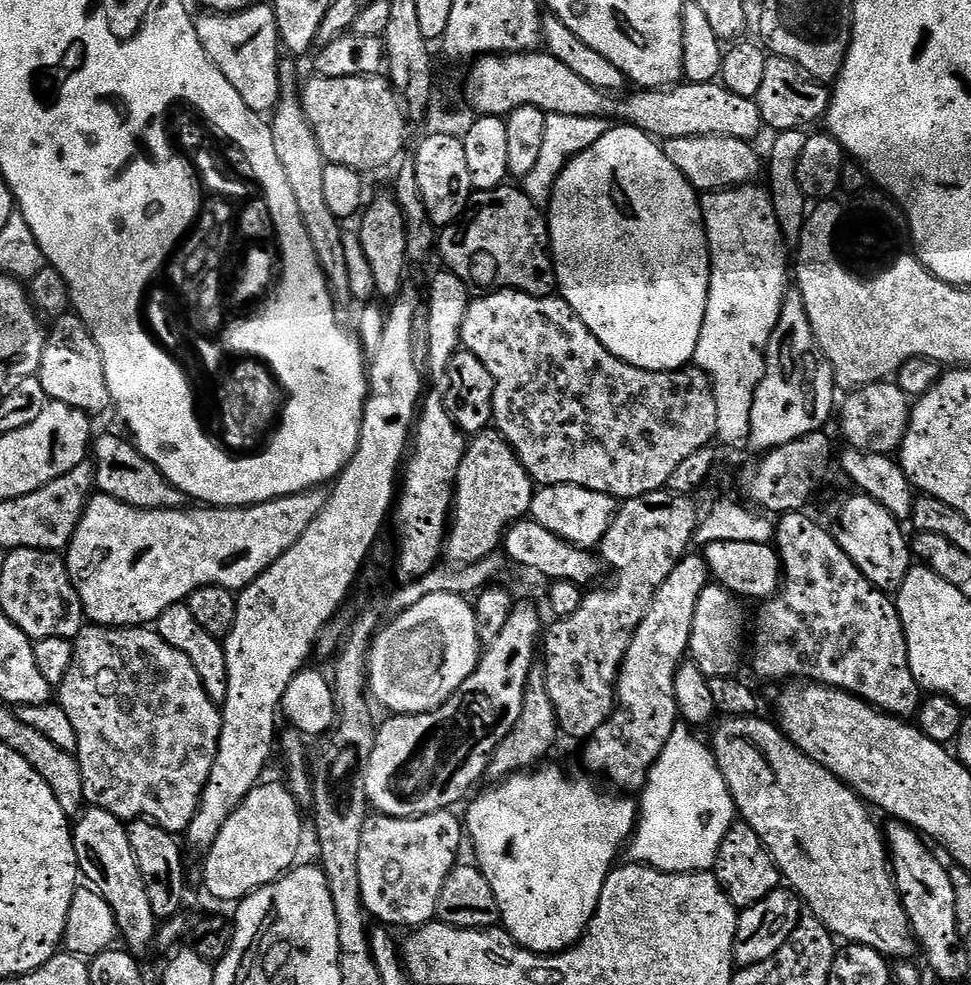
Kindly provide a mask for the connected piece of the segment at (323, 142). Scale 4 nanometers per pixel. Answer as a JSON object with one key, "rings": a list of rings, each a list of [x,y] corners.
{"rings":[[[313,75],[311,79],[303,81],[300,101],[327,163],[350,166],[350,170],[369,174],[401,155],[406,113],[387,75],[354,78]]]}

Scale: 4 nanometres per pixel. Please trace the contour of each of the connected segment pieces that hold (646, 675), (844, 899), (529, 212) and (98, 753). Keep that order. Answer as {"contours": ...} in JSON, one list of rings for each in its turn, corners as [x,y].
{"contours":[[[[692,555],[681,556],[674,570],[670,570],[670,578],[656,588],[650,610],[646,610],[646,618],[642,618],[637,626],[620,667],[612,717],[598,726],[595,734],[583,745],[585,766],[596,772],[604,768],[605,774],[620,790],[643,789],[648,782],[648,772],[666,746],[666,738],[670,738],[678,723],[674,678],[689,655],[688,643],[694,630],[698,598],[710,583],[708,564],[703,555]]],[[[759,715],[721,719],[710,739],[712,755],[736,804],[739,819],[762,838],[778,866],[783,883],[800,897],[803,907],[811,915],[831,930],[833,937],[849,944],[870,946],[896,962],[911,961],[912,955],[918,952],[916,935],[912,933],[910,918],[890,871],[882,828],[872,821],[869,805],[839,776],[823,768],[811,756],[802,754],[802,750],[798,750],[798,746],[794,746],[771,719],[760,719]]],[[[505,186],[503,188],[495,188],[494,190],[486,190],[485,192],[473,191],[471,200],[468,201],[466,210],[460,215],[459,220],[455,224],[445,227],[438,236],[438,256],[444,259],[443,267],[447,271],[453,272],[458,278],[462,278],[462,282],[471,286],[476,290],[499,290],[501,288],[515,288],[518,292],[525,292],[531,296],[550,296],[553,295],[554,289],[557,287],[556,282],[556,265],[552,263],[552,250],[548,238],[548,222],[545,213],[542,211],[541,205],[525,194],[519,187],[511,188]]],[[[85,626],[72,646],[70,670],[66,670],[66,678],[58,686],[58,702],[62,710],[70,718],[74,726],[74,734],[78,734],[78,746],[74,753],[82,770],[82,790],[84,799],[93,808],[110,810],[118,819],[125,822],[149,819],[162,830],[173,834],[187,833],[194,814],[200,811],[200,799],[204,793],[206,782],[210,778],[210,770],[214,770],[214,762],[218,754],[218,738],[222,734],[222,712],[217,701],[206,694],[206,686],[202,686],[202,678],[198,678],[198,670],[194,670],[194,662],[182,654],[170,642],[166,642],[151,627],[137,626],[134,628],[101,628]]]]}

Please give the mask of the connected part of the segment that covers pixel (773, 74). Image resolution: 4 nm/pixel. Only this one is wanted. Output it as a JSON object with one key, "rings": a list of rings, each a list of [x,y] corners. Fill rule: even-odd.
{"rings":[[[769,55],[766,70],[762,77],[762,87],[756,95],[756,105],[762,114],[765,125],[773,128],[773,133],[795,132],[807,129],[807,124],[815,120],[823,121],[828,114],[830,92],[820,81],[812,79],[790,58]]]}

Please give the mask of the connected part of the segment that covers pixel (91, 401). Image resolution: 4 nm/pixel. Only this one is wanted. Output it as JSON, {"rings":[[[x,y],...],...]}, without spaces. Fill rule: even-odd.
{"rings":[[[65,314],[55,317],[53,324],[56,325],[49,327],[46,332],[38,373],[42,390],[46,390],[49,401],[57,400],[89,414],[109,411],[112,408],[112,395],[106,386],[102,350],[98,350],[98,342],[94,342],[83,318]]]}

